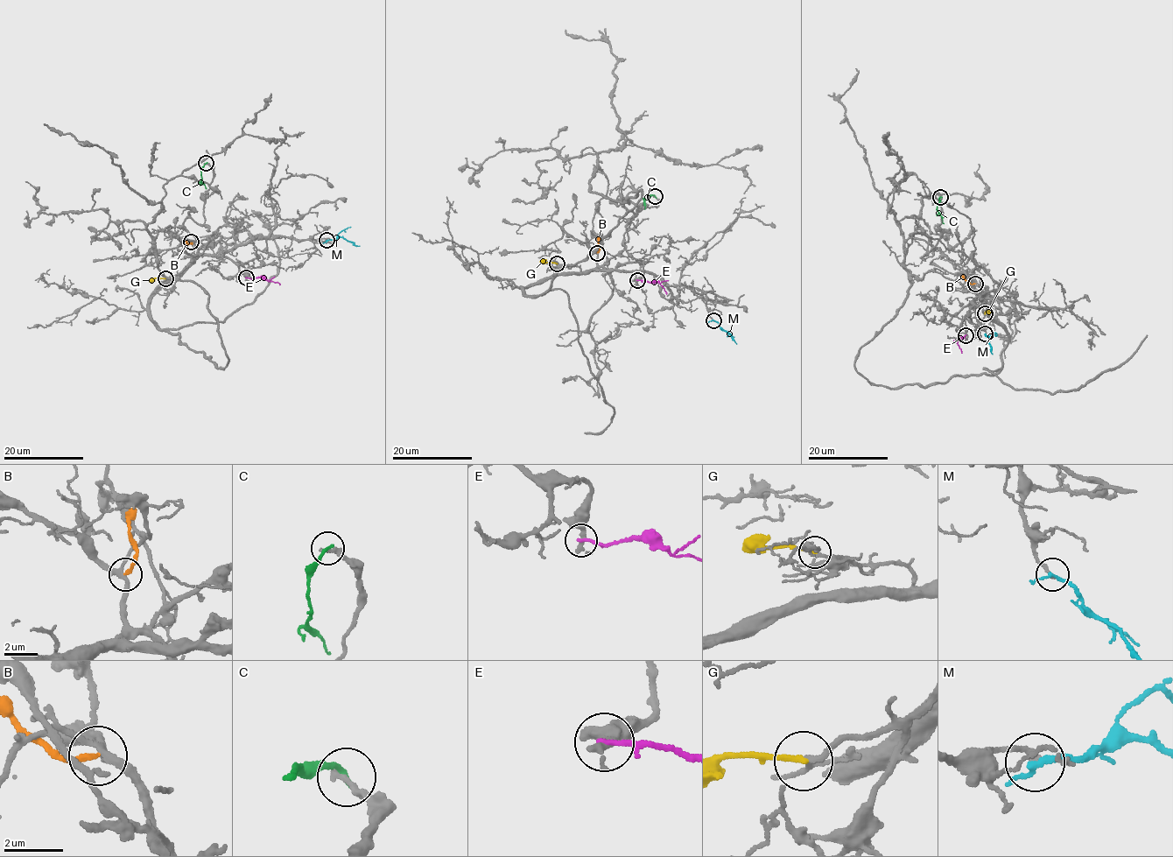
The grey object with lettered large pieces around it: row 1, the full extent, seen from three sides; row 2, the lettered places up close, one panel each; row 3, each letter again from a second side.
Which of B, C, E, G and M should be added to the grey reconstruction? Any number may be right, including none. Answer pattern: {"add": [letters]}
{"add": ["G"]}

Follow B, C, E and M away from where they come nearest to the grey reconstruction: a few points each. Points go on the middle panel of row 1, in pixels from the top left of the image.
B: (597, 253), (599, 236)
C: (656, 197), (647, 198), (644, 209)
E: (636, 280), (660, 283), (666, 294)
M: (713, 319), (726, 331), (736, 344)

